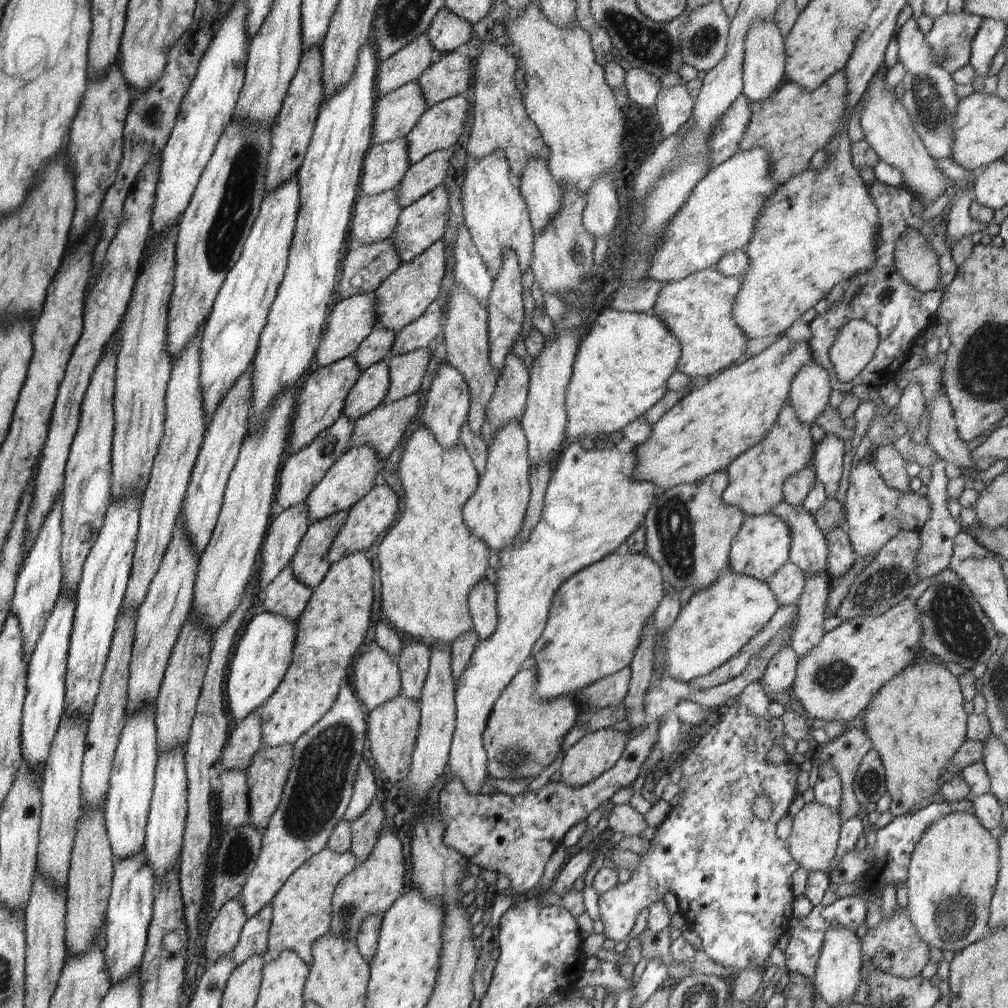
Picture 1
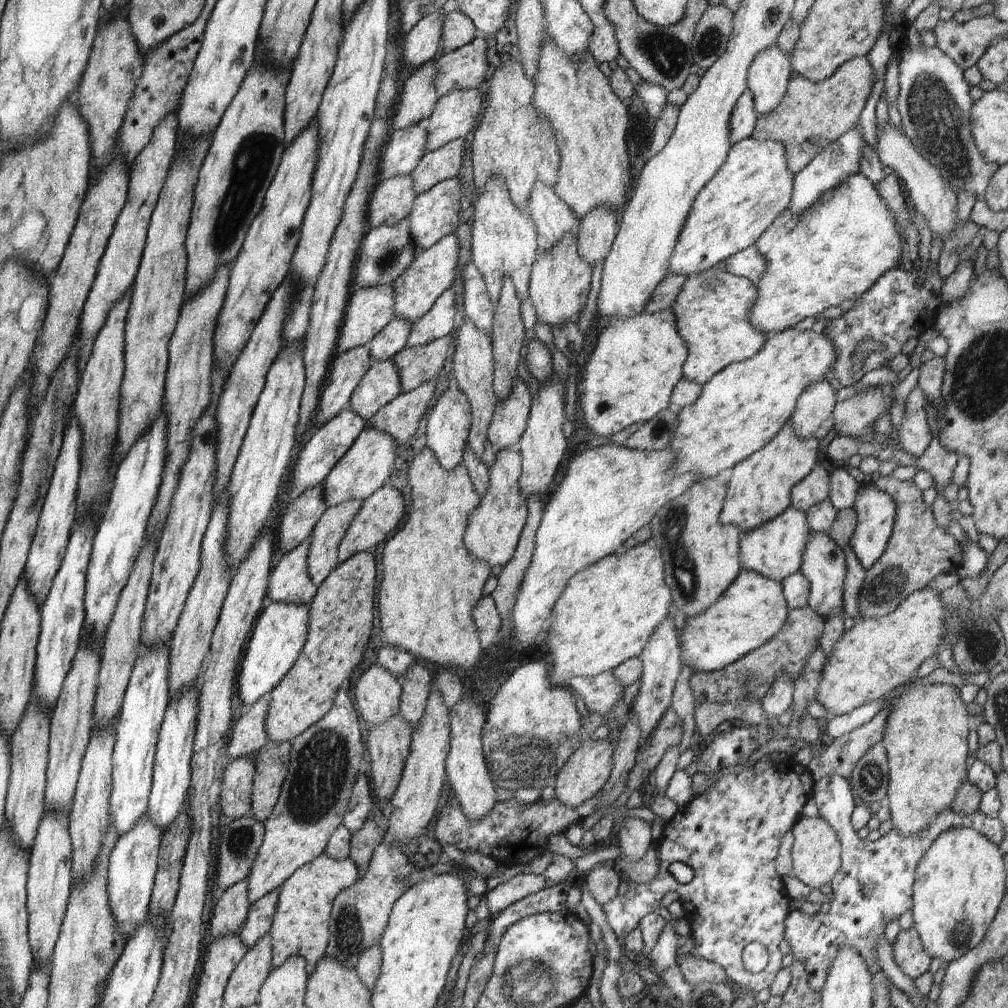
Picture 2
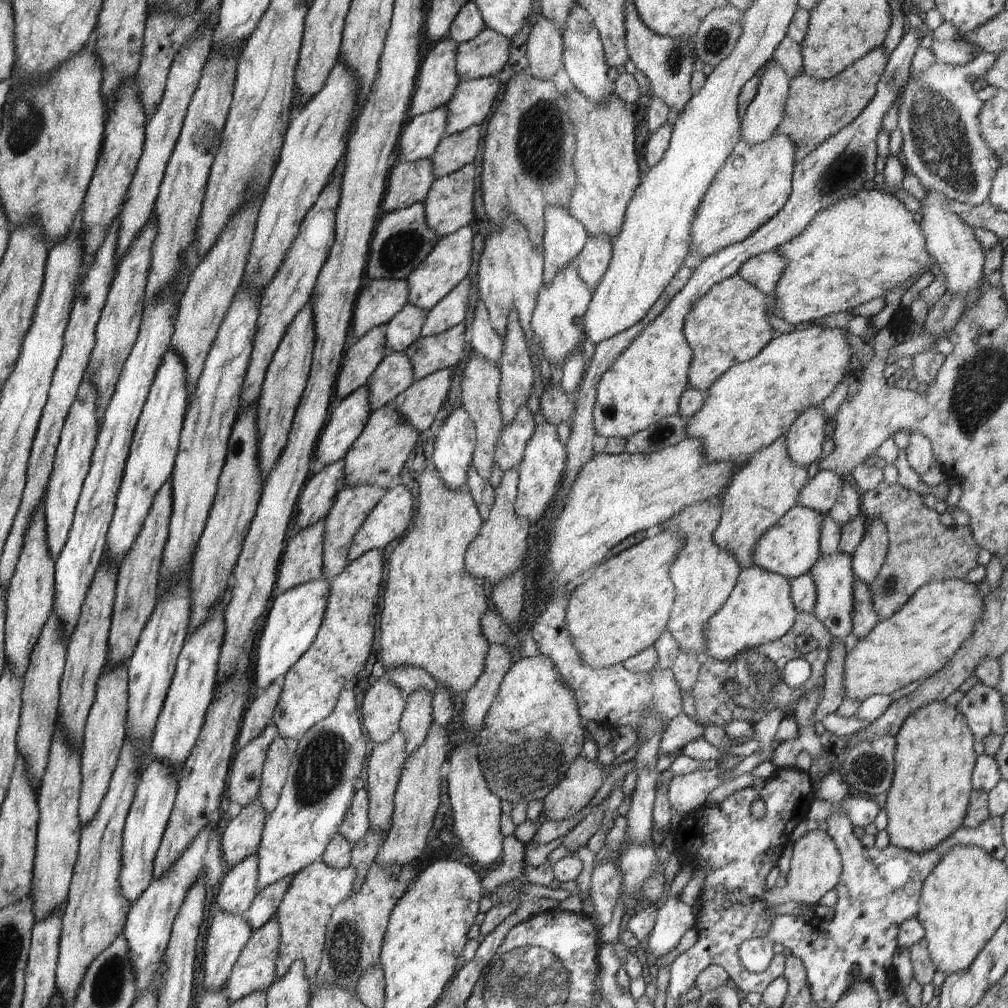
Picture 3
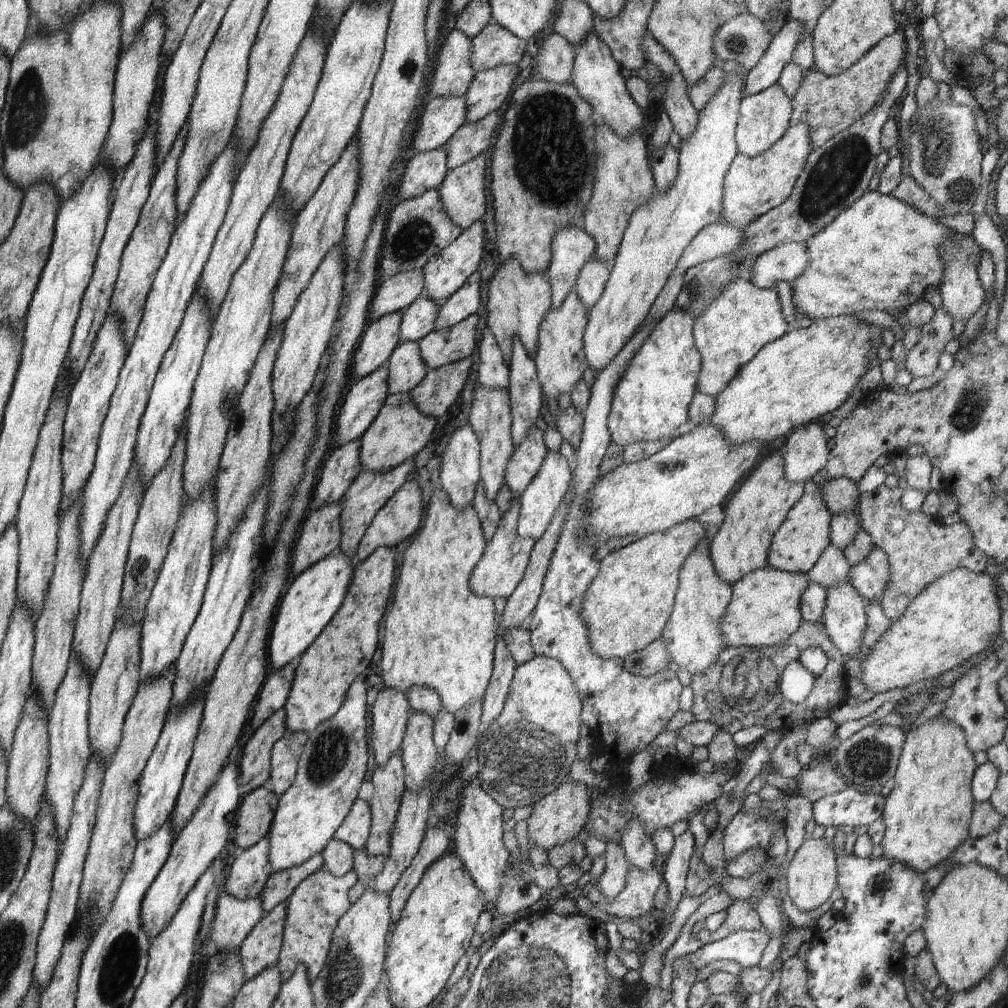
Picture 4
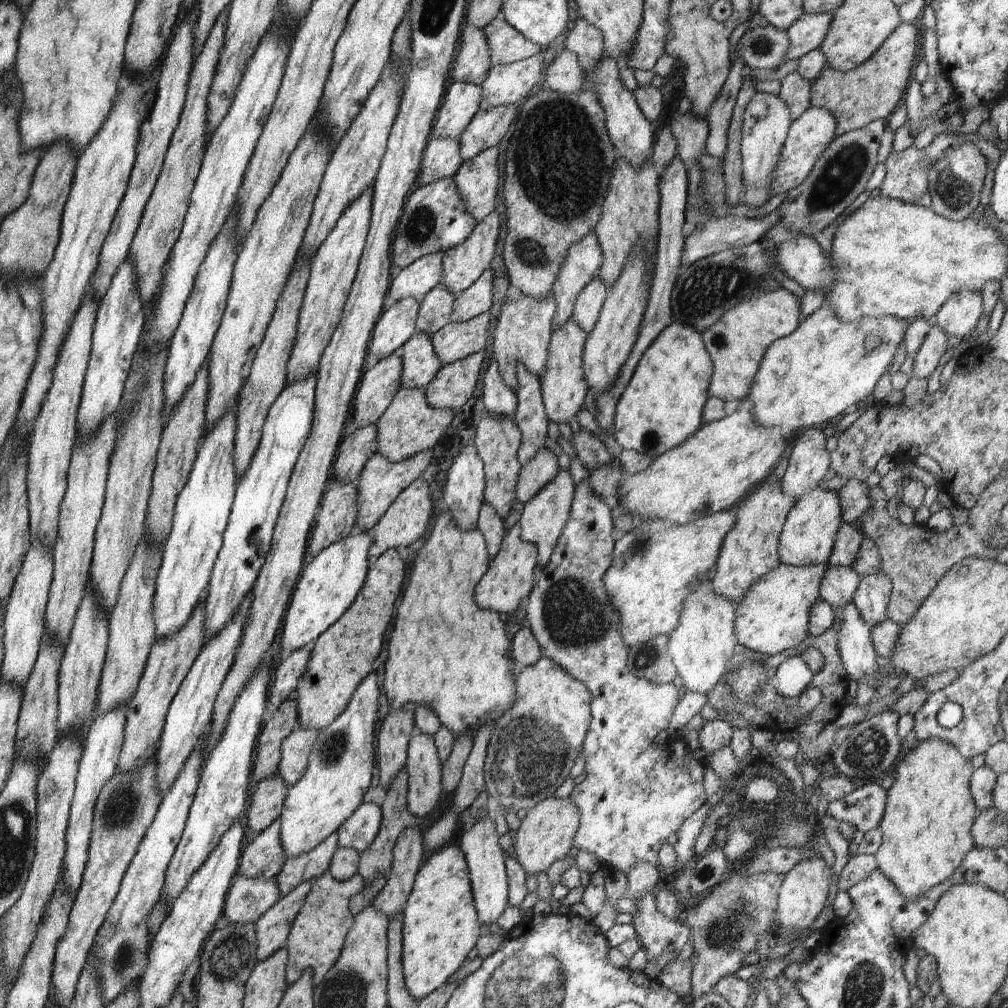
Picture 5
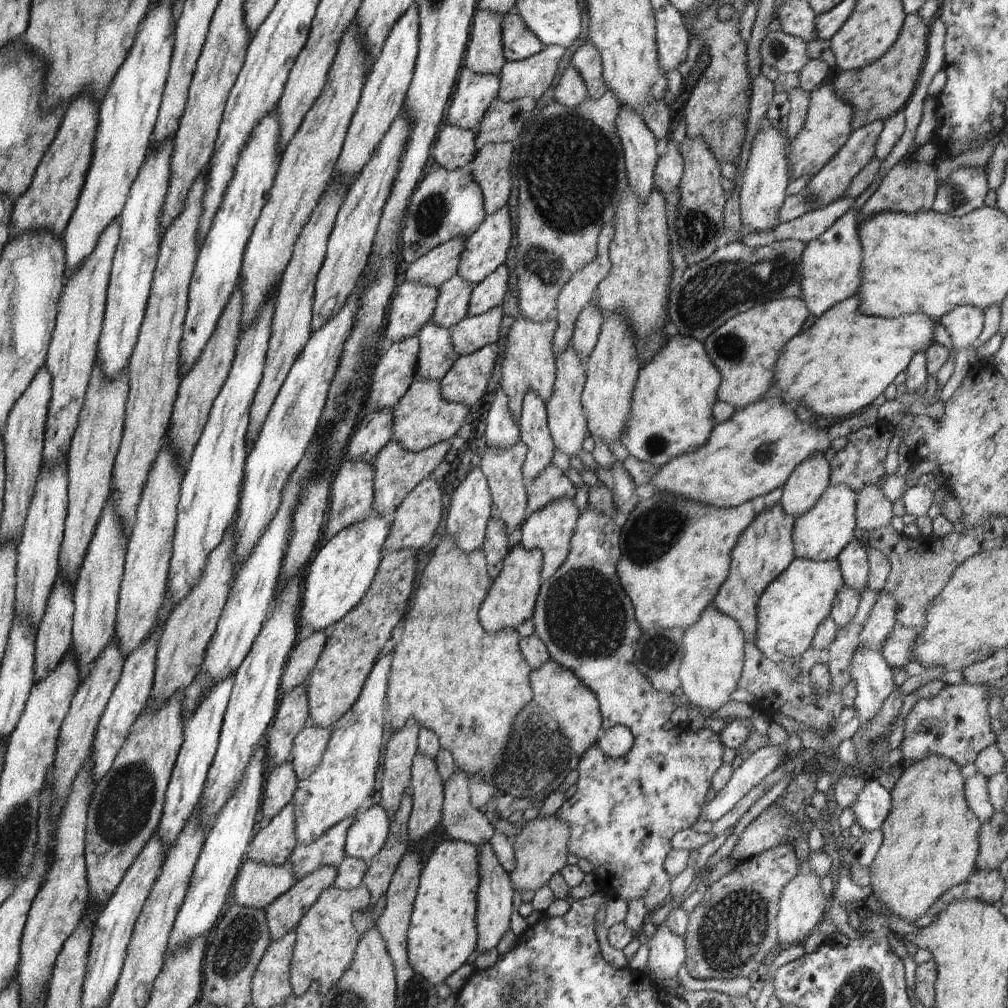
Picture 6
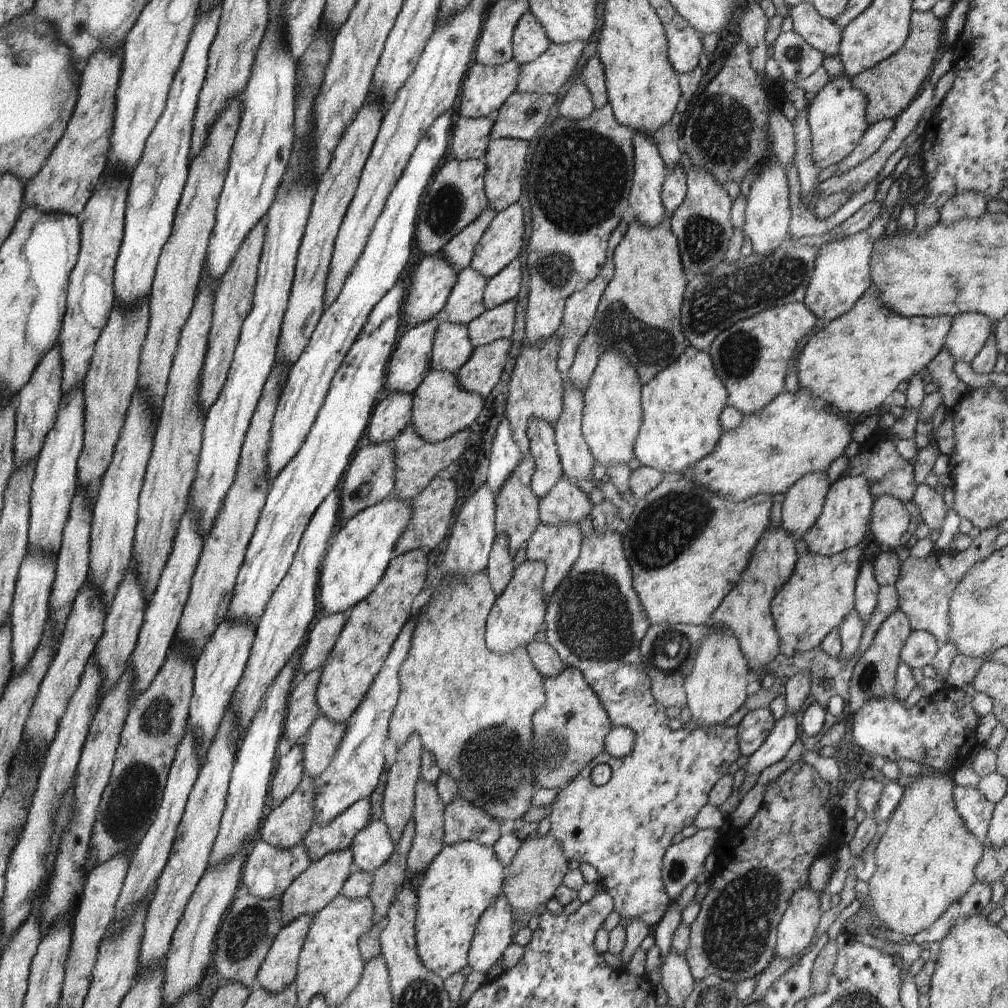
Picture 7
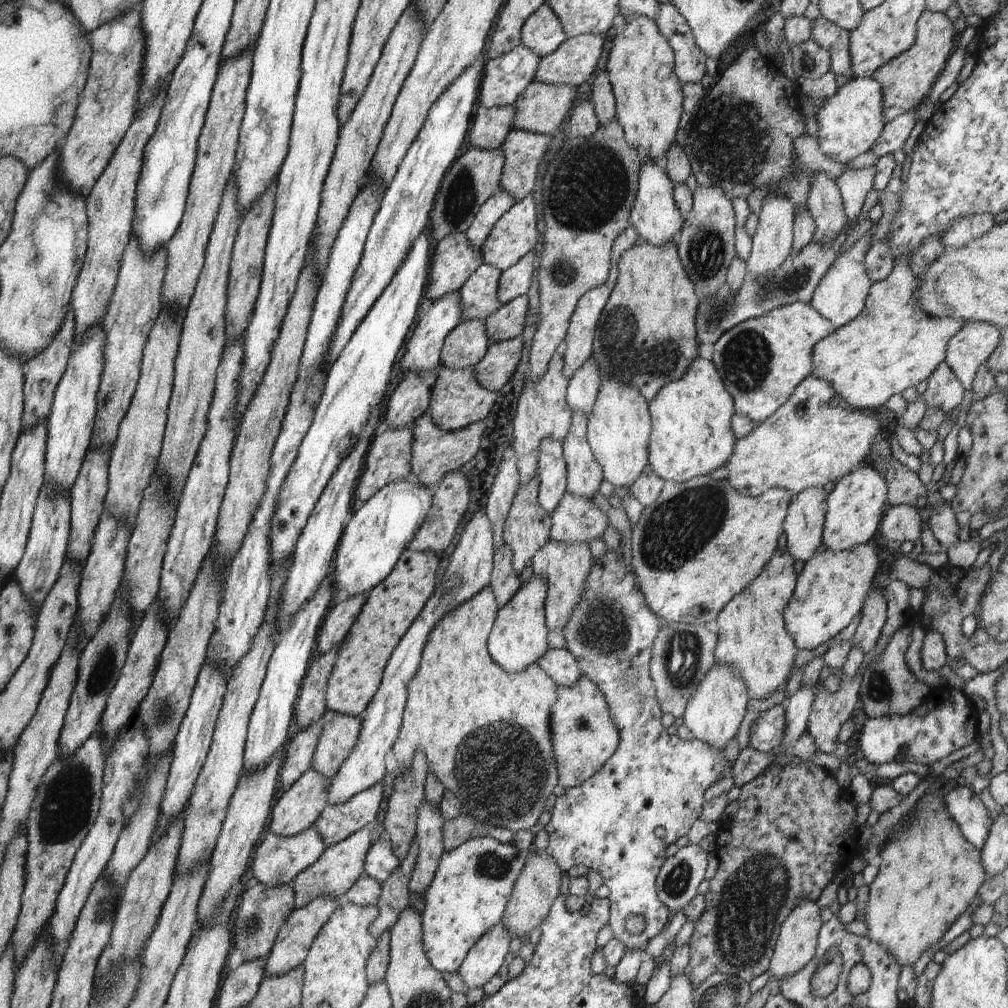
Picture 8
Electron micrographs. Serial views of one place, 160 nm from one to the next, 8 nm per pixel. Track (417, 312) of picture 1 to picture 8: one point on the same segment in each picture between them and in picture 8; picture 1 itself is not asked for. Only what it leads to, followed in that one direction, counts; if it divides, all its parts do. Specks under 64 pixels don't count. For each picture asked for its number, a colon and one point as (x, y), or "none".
2: (431, 273)
3: (448, 263)
4: (447, 271)
5: (462, 265)
6: (487, 248)
7: (502, 242)
8: (514, 234)

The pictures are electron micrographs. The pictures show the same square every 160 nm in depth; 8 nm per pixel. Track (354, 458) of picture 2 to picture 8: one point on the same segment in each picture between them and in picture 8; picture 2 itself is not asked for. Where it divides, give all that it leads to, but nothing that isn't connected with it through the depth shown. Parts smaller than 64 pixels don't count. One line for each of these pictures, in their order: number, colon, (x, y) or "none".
3: (379, 454)
4: (399, 431)
5: (409, 425)
6: (422, 418)
7: (441, 408)
8: (457, 400)

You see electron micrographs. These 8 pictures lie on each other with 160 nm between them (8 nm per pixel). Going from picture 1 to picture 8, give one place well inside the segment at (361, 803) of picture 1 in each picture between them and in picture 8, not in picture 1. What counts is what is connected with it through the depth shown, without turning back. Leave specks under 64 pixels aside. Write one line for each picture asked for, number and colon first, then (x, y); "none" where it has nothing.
2: (360, 804)
3: (355, 825)
4: (355, 829)
5: (361, 828)
6: (366, 835)
7: (372, 846)
8: (380, 860)

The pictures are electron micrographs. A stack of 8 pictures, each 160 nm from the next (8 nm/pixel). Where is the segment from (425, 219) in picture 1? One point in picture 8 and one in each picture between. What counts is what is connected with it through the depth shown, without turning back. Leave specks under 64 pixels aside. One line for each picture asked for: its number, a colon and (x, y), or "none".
2: (435, 213)
3: (448, 205)
4: (462, 194)
5: (476, 180)
6: (490, 168)
7: (505, 158)
8: (522, 150)

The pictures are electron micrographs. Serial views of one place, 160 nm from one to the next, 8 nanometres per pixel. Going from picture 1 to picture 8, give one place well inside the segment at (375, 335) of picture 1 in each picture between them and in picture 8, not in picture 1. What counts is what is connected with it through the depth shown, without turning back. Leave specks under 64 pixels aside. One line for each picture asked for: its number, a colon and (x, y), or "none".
2: (393, 337)
3: (403, 330)
4: (417, 320)
5: (435, 307)
6: (453, 295)
7: (466, 302)
8: (478, 299)

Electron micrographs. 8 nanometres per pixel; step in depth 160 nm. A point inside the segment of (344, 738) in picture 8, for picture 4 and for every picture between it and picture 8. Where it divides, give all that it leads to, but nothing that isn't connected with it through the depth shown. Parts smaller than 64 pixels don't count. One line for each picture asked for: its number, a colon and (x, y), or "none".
4: (285, 754)
5: (295, 749)
6: (309, 744)
7: (324, 736)

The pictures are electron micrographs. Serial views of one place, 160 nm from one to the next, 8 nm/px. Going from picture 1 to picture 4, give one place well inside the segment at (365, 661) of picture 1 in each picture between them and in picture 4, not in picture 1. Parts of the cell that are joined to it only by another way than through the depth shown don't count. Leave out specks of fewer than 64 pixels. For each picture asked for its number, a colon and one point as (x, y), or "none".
2: (378, 692)
3: (383, 703)
4: (388, 718)

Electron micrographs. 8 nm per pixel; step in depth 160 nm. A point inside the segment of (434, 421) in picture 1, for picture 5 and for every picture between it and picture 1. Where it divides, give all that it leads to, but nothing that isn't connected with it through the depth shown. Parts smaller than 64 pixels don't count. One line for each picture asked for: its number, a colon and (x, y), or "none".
2: (449, 422)
3: (453, 449)
4: (459, 473)
5: (463, 494)

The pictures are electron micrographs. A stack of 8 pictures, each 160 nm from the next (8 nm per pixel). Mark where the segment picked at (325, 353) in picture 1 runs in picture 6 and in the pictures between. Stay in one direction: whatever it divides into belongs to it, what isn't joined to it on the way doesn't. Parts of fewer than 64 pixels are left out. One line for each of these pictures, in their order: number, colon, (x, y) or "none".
2: (369, 310)
3: (379, 300)
4: (401, 290)
5: (415, 280)
6: (440, 264)

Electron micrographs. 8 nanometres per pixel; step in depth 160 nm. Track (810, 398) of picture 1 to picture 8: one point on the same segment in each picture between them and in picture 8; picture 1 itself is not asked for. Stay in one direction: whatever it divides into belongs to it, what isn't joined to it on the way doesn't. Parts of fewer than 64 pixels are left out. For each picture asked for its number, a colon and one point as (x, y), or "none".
2: (814, 408)
3: (804, 439)
4: (806, 452)
5: (809, 461)
6: (806, 483)
7: (804, 502)
8: (803, 524)

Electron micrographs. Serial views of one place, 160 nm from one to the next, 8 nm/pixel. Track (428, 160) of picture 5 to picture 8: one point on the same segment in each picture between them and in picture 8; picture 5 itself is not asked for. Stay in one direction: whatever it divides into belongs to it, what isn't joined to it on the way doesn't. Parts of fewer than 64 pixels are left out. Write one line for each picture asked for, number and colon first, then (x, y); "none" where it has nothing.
6: (455, 148)
7: (470, 136)
8: (489, 126)

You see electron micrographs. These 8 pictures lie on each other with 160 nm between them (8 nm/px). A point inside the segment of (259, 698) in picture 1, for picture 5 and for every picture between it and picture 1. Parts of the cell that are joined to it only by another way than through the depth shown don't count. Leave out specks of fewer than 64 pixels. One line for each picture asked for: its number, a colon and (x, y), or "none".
2: (279, 632)
3: (292, 624)
4: (315, 595)
5: (327, 586)

